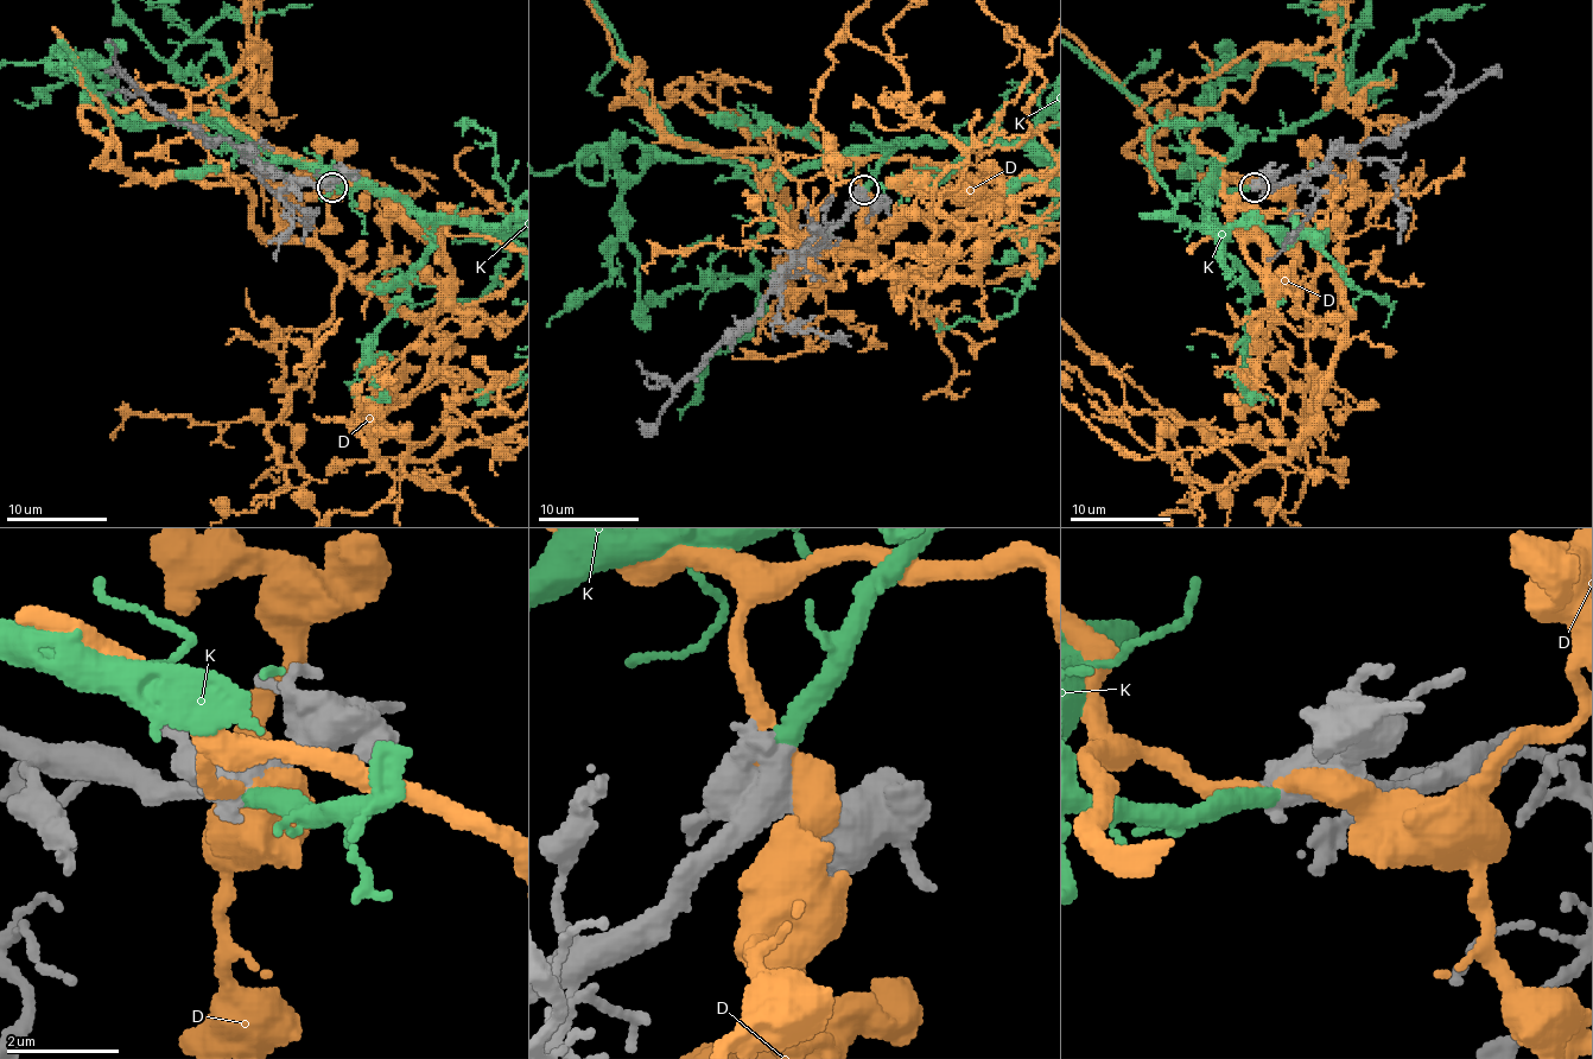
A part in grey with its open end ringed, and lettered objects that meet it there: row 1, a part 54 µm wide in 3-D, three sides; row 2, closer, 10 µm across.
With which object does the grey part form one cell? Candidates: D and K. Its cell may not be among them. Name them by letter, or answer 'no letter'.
K

